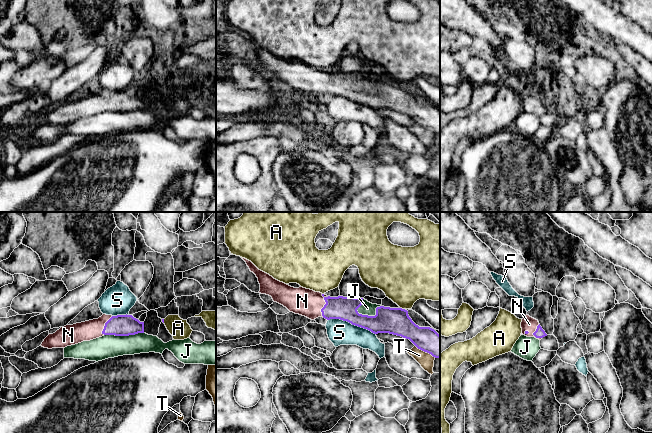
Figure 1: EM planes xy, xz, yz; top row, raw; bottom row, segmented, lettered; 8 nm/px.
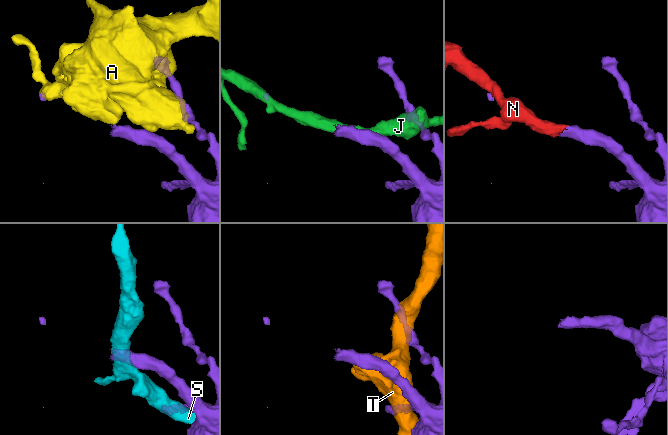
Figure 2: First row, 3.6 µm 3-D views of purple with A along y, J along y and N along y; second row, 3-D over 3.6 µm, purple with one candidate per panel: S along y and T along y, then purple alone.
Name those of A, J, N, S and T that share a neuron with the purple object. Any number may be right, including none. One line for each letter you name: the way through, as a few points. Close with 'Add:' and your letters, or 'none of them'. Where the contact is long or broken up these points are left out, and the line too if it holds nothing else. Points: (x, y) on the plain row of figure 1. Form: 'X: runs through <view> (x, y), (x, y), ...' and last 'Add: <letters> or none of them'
N: runs through xz (344, 84), (324, 81), (310, 80), (302, 77)
Add: N

